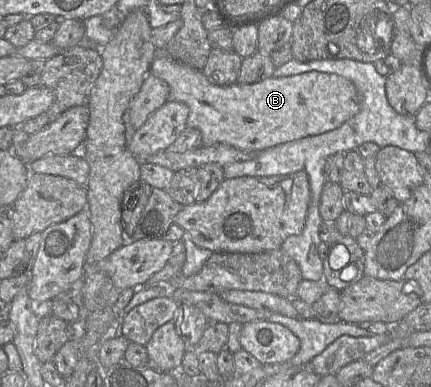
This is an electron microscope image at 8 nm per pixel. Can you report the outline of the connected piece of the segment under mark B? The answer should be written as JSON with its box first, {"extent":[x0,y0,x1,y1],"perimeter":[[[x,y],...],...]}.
{"extent":[150,49,361,152],"perimeter":[[[157,49],[150,72],[168,84],[168,101],[182,102],[189,107],[187,126],[201,132],[203,145],[227,144],[243,151],[260,152],[283,143],[334,130],[354,117],[361,108],[360,94],[350,80],[319,71],[271,77],[253,84],[218,86],[210,83],[202,71],[176,61],[165,49]]]}

